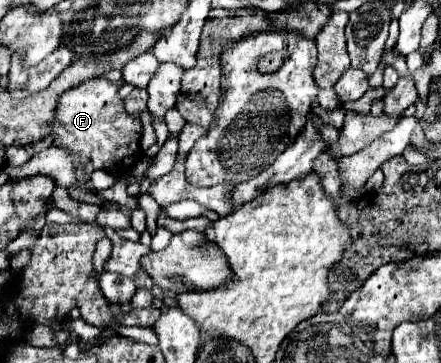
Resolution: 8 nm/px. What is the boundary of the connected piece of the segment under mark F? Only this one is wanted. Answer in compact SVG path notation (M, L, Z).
M94 77L90 81L84 81L82 85L68 89L66 93L62 93L58 105L56 105L56 117L52 121L52 133L48 133L42 139L42 147L62 147L68 149L76 161L74 161L74 169L80 181L88 179L96 169L102 171L114 171L120 175L114 177L122 177L122 173L128 173L138 161L140 161L140 135L142 135L142 123L136 123L132 115L126 113L124 109L124 99L118 95L120 91L120 83L112 83L104 77Z

